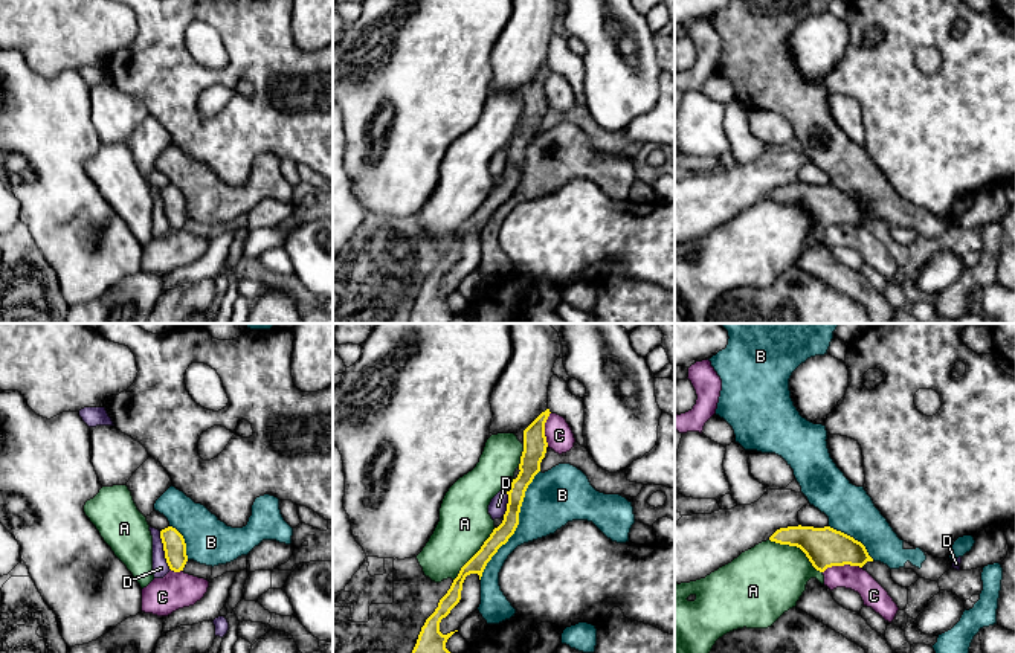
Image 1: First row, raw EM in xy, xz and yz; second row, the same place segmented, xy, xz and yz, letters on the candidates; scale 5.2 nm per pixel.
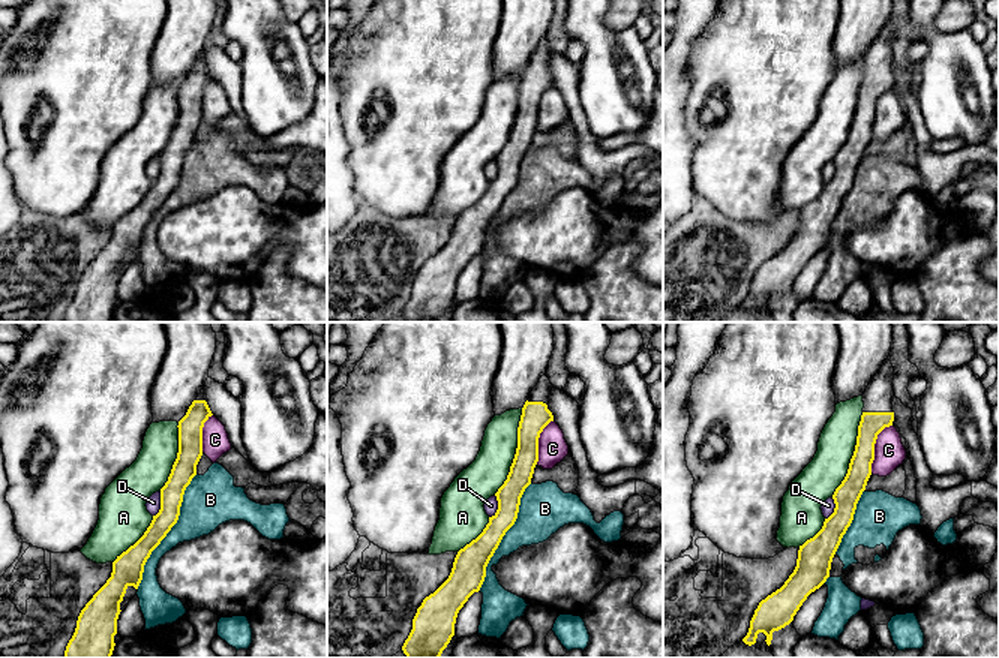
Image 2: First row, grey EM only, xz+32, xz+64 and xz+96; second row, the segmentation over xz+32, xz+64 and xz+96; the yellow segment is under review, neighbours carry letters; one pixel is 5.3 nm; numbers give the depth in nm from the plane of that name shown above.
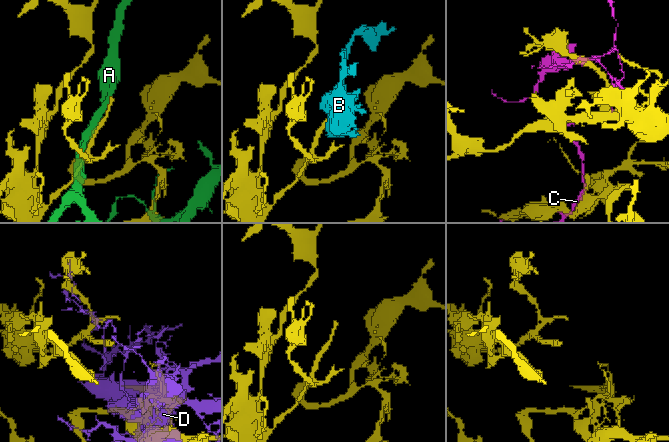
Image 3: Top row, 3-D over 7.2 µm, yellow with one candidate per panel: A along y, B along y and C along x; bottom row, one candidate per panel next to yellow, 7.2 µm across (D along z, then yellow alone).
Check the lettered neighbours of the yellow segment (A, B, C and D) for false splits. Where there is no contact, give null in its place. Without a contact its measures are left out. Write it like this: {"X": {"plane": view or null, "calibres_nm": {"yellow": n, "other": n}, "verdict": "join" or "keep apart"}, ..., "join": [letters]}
{"A": {"plane": "yz", "calibres_nm": {"yellow": 200, "other": 380}, "verdict": "keep apart"}, "B": {"plane": "xz", "calibres_nm": {"yellow": 90, "other": 300}, "verdict": "join"}, "C": {"plane": "yz", "calibres_nm": {"yellow": 200, "other": 130}, "verdict": "keep apart"}, "D": {"plane": "xy", "calibres_nm": {"yellow": 120, "other": 90}, "verdict": "keep apart"}, "join": ["B"]}

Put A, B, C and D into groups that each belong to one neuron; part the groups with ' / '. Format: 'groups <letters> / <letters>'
groups A / B / C / D

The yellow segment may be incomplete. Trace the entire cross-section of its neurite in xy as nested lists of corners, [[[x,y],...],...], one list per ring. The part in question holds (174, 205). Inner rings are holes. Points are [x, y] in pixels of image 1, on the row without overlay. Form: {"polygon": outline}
{"polygon": [[[172,143],[156,159],[154,168],[169,180],[160,189],[160,197],[166,221],[174,230],[183,229],[188,218],[212,226],[230,221],[263,198],[292,201],[293,186],[281,172],[279,157],[270,153],[255,157],[252,174],[243,186],[227,185]]]}

